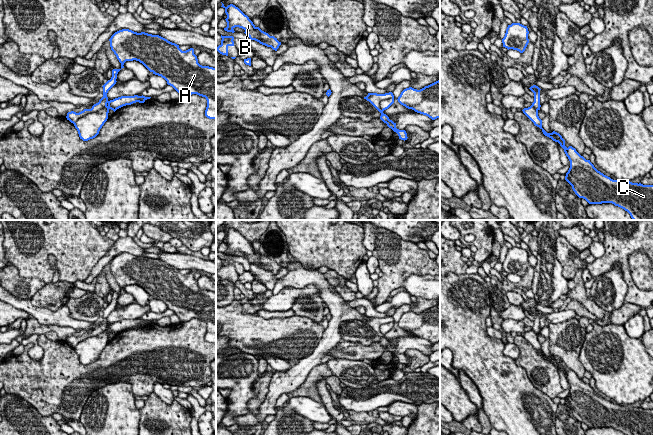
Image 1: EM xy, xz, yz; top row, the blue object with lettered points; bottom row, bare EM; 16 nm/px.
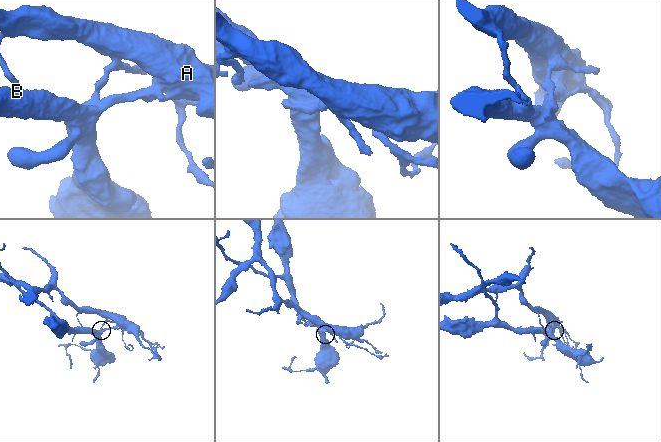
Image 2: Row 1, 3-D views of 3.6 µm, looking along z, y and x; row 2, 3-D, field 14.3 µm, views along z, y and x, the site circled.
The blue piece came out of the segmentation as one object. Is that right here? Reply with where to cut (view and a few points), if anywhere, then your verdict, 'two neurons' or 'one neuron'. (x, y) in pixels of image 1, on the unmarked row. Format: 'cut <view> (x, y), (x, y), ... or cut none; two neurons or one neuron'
cut xz (393, 321), (383, 323), (380, 326), (380, 333); two neurons

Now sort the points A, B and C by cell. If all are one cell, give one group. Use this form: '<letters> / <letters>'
A / B C

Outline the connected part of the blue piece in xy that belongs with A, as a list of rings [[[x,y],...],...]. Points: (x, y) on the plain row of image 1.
[[[129,253],[115,256],[109,265],[121,292],[112,294],[111,303],[102,310],[103,317],[107,318],[116,308],[117,298],[124,292],[124,287],[136,284],[164,302],[181,322],[192,318],[205,321],[205,340],[216,344],[216,292],[200,289],[193,272],[182,275],[179,269],[159,259]]]

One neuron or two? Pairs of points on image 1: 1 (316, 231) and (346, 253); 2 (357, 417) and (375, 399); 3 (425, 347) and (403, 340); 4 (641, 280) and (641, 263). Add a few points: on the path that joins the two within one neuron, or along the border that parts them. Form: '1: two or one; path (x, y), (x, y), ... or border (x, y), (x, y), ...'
1: one; path (323, 238), (330, 245), (339, 247)
2: two; border (353, 410), (369, 413)
3: one; path (420, 344), (408, 342)
4: one; path (641, 276), (641, 267)

